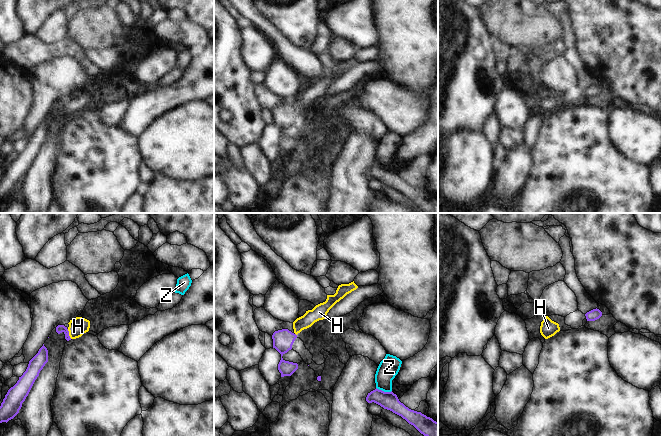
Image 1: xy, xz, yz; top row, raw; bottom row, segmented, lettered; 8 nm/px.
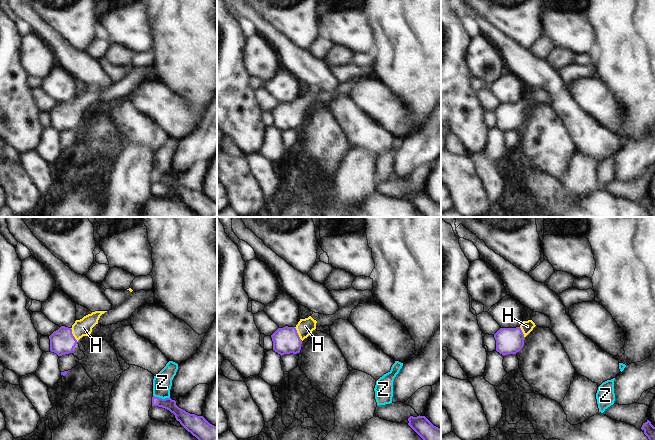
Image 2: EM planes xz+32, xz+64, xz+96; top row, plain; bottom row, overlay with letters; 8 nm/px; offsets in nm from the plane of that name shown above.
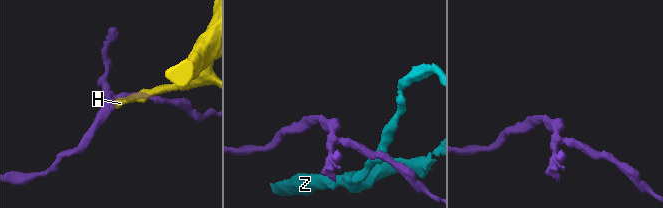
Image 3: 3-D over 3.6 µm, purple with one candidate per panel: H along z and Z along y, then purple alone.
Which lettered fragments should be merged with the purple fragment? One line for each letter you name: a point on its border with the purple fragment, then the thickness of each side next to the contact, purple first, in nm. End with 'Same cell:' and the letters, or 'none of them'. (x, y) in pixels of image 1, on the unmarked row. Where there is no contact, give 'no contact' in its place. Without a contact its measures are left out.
H: meets purple in xy at (68, 110); 60 nm thick on the purple side, 150 nm on the other
Same cell: H

